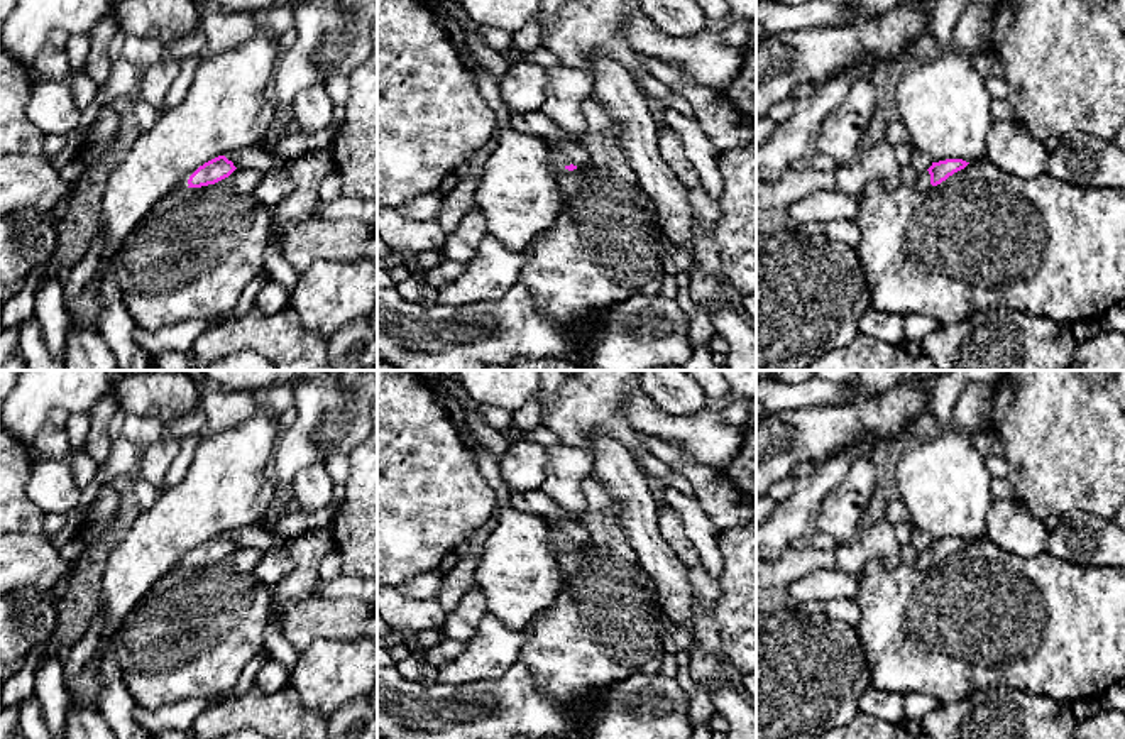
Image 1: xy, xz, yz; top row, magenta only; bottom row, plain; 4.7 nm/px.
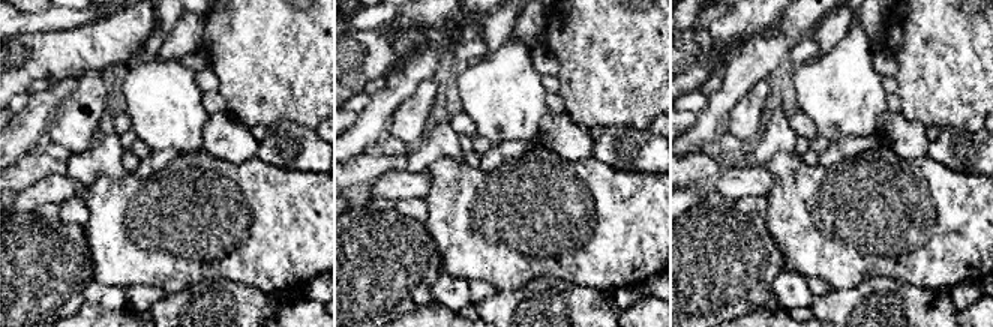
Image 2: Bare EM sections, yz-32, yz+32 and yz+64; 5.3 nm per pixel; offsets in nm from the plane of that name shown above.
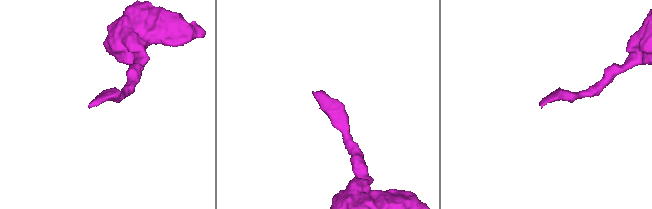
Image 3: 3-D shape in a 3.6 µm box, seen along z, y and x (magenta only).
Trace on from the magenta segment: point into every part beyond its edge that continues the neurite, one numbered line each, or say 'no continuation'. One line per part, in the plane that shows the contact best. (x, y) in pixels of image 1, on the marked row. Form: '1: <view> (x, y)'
1: yz (922, 185)

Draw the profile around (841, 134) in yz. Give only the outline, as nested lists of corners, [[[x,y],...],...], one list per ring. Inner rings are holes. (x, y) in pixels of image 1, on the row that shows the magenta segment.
[[[870,76],[859,78],[846,98],[827,113],[814,137],[817,152],[831,156],[837,167],[856,161],[863,152],[863,135],[876,110],[876,91]]]

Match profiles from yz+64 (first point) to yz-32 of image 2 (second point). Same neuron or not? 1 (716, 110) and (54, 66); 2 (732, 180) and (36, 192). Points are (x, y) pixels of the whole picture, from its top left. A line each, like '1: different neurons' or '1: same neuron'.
1: different neurons
2: same neuron

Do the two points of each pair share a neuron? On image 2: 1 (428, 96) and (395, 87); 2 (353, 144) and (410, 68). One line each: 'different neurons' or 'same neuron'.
1: different neurons
2: same neuron

